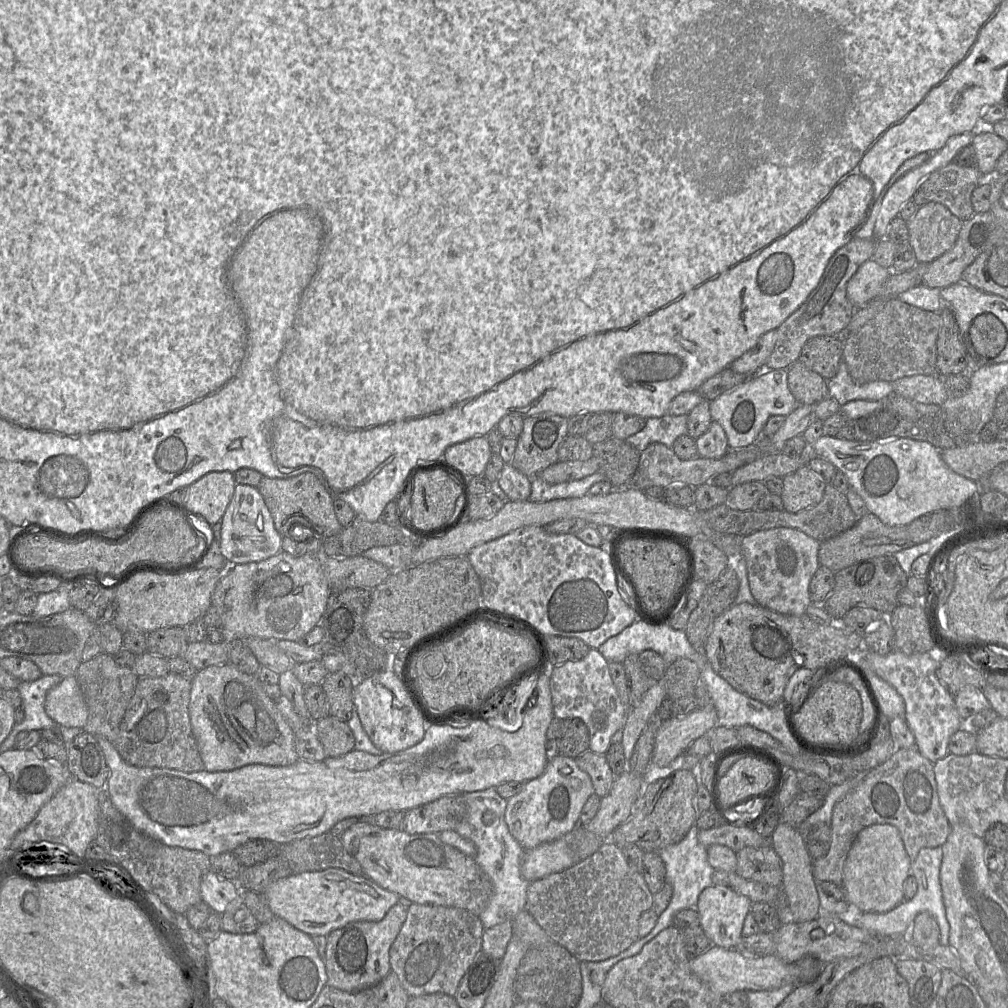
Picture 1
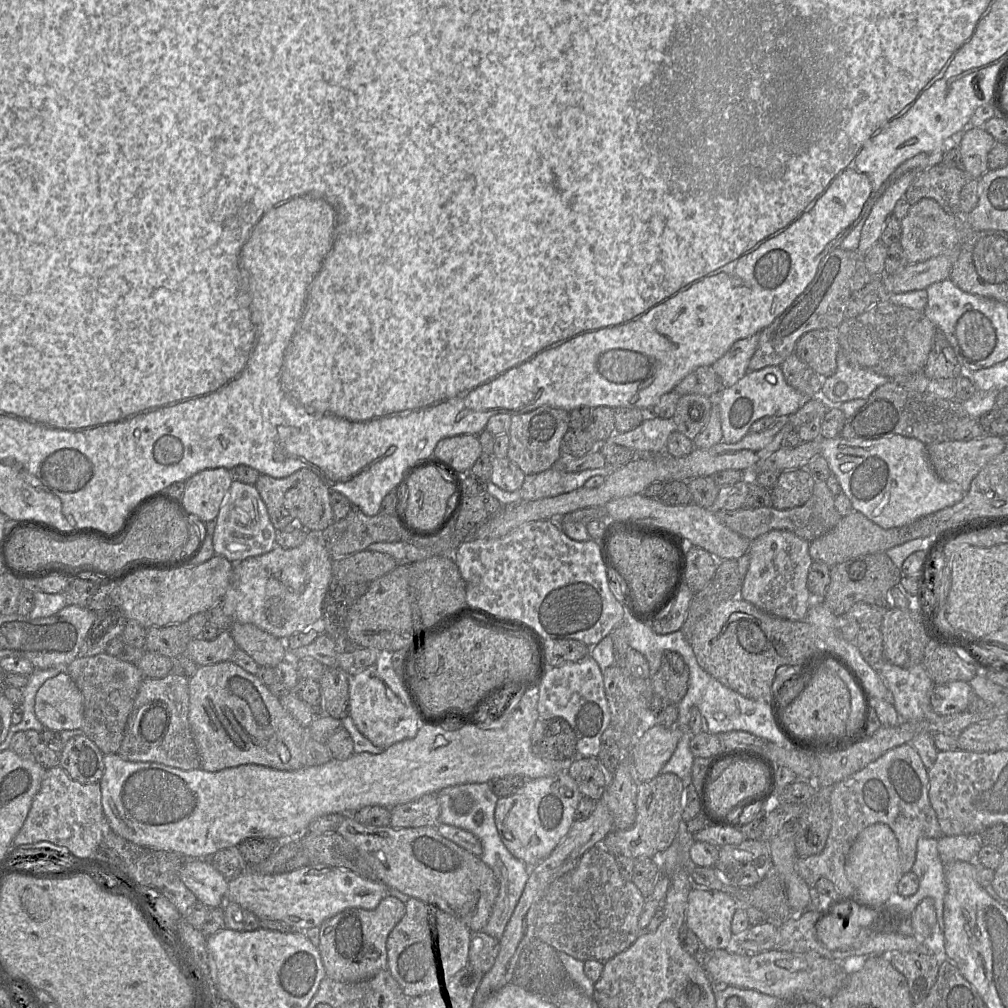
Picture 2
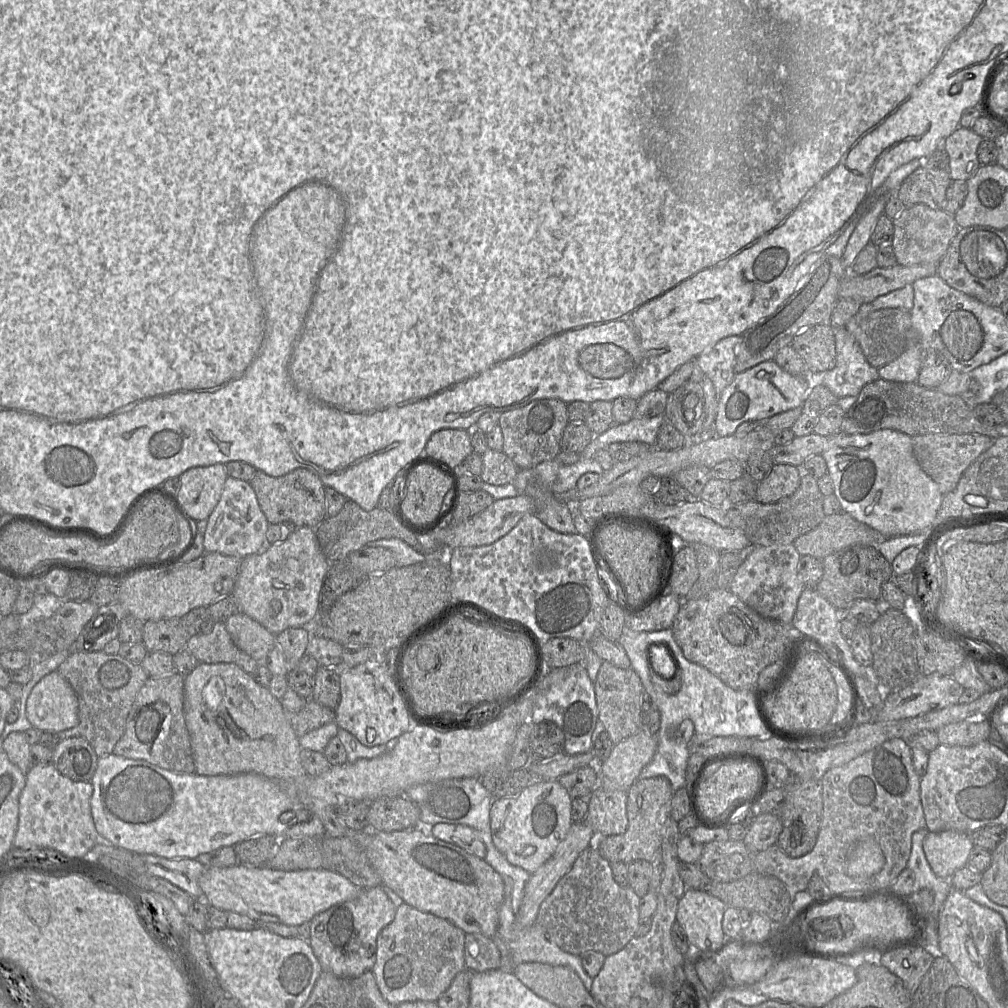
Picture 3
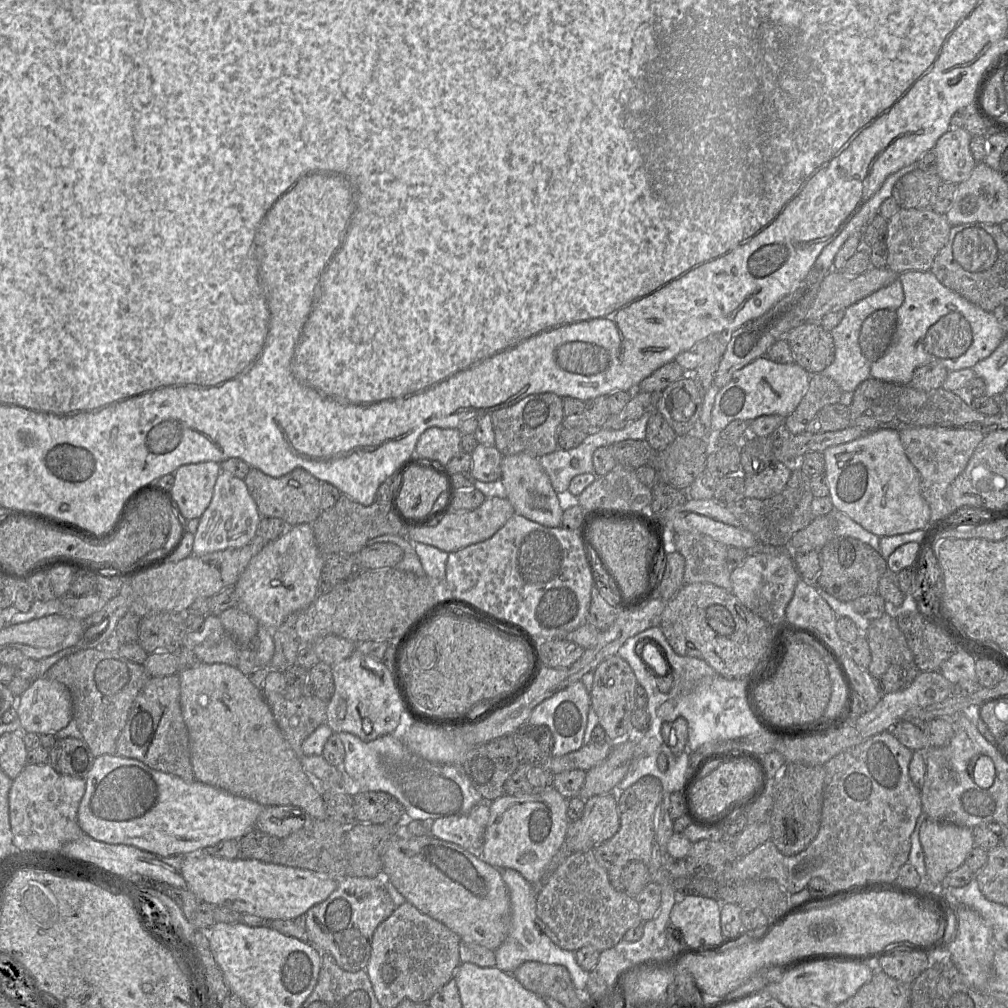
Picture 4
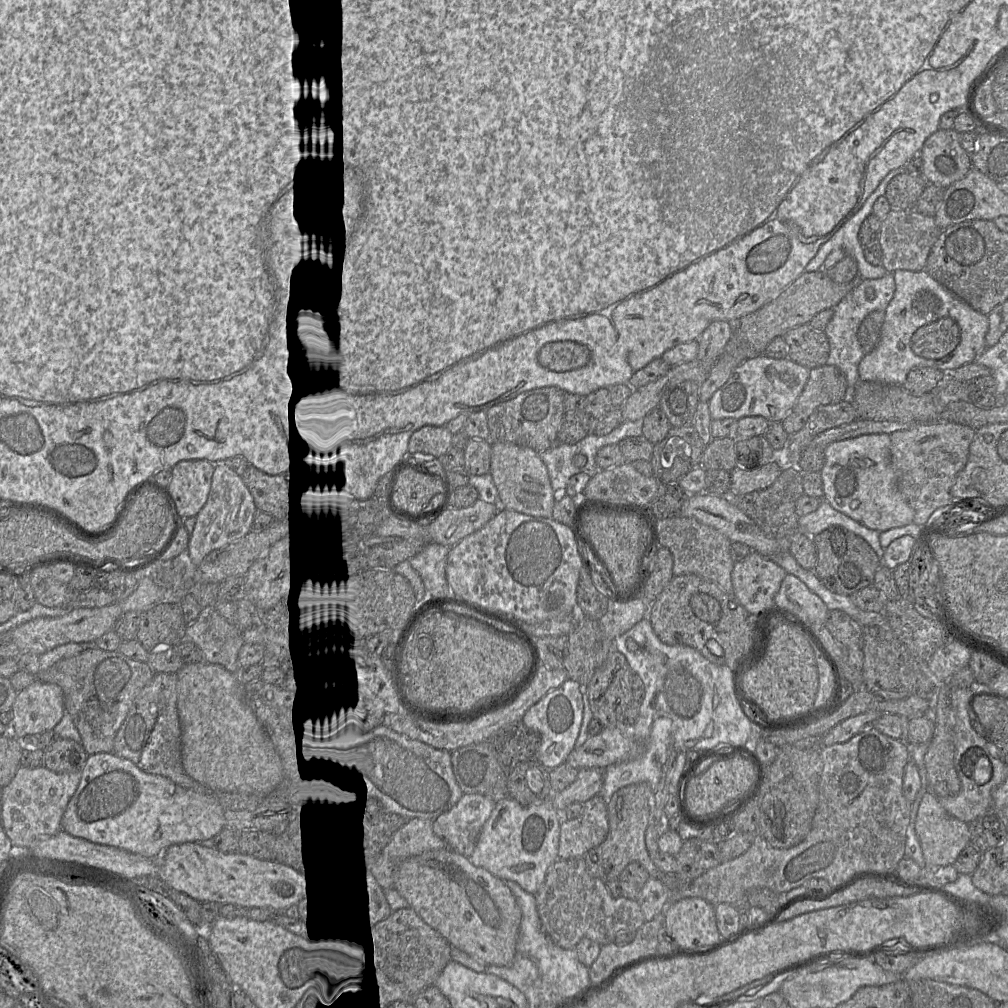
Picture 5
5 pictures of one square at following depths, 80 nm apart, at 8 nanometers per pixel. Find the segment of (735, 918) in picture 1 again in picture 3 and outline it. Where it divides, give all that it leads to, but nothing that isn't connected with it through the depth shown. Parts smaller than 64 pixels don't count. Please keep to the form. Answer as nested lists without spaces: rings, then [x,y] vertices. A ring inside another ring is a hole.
[[[687,889],[678,903],[676,922],[685,931],[691,949],[702,957],[715,956],[728,942],[722,929],[723,915],[727,905],[703,889]]]

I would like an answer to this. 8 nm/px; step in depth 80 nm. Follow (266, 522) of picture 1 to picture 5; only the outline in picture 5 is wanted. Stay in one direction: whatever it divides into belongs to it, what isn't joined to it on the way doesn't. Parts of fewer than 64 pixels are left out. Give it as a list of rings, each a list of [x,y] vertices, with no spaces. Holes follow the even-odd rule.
[[[215,463],[207,501],[196,515],[196,524],[190,535],[185,554],[186,564],[198,567],[210,552],[244,537],[251,531],[257,512],[253,497],[242,477],[225,463]]]

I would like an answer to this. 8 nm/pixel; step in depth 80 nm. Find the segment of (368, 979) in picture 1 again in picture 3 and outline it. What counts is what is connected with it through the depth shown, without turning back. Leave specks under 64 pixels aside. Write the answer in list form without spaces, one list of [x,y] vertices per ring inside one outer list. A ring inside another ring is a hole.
[[[384,886],[361,889],[352,900],[336,904],[316,914],[309,922],[311,946],[319,960],[322,971],[327,971],[340,978],[354,978],[371,971],[376,961],[377,937],[380,931],[390,924],[396,915],[397,907],[384,891]]]

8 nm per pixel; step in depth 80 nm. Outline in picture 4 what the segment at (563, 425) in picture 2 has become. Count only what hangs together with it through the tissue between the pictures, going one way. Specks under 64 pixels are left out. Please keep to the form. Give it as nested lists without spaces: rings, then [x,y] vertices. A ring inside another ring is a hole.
[[[530,394],[505,408],[491,412],[490,416],[495,433],[495,446],[503,456],[525,453],[541,457],[559,448],[558,432],[565,416],[563,398],[557,394]]]

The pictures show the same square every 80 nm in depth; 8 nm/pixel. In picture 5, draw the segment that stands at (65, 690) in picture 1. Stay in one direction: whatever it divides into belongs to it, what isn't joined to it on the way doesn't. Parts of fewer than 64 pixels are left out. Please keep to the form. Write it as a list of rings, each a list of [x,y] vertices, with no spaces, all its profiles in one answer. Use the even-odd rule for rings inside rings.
[[[37,679],[18,692],[11,710],[13,718],[9,734],[20,741],[26,735],[41,735],[53,730],[63,717],[63,690],[57,684]]]

